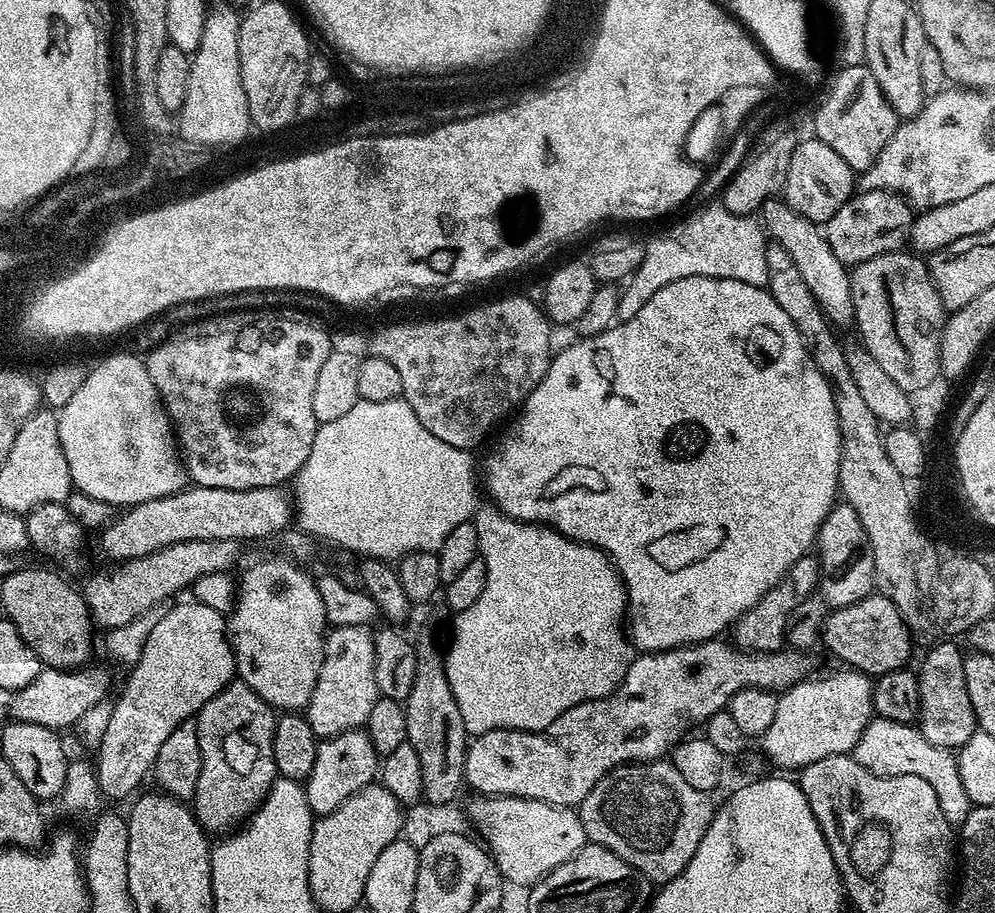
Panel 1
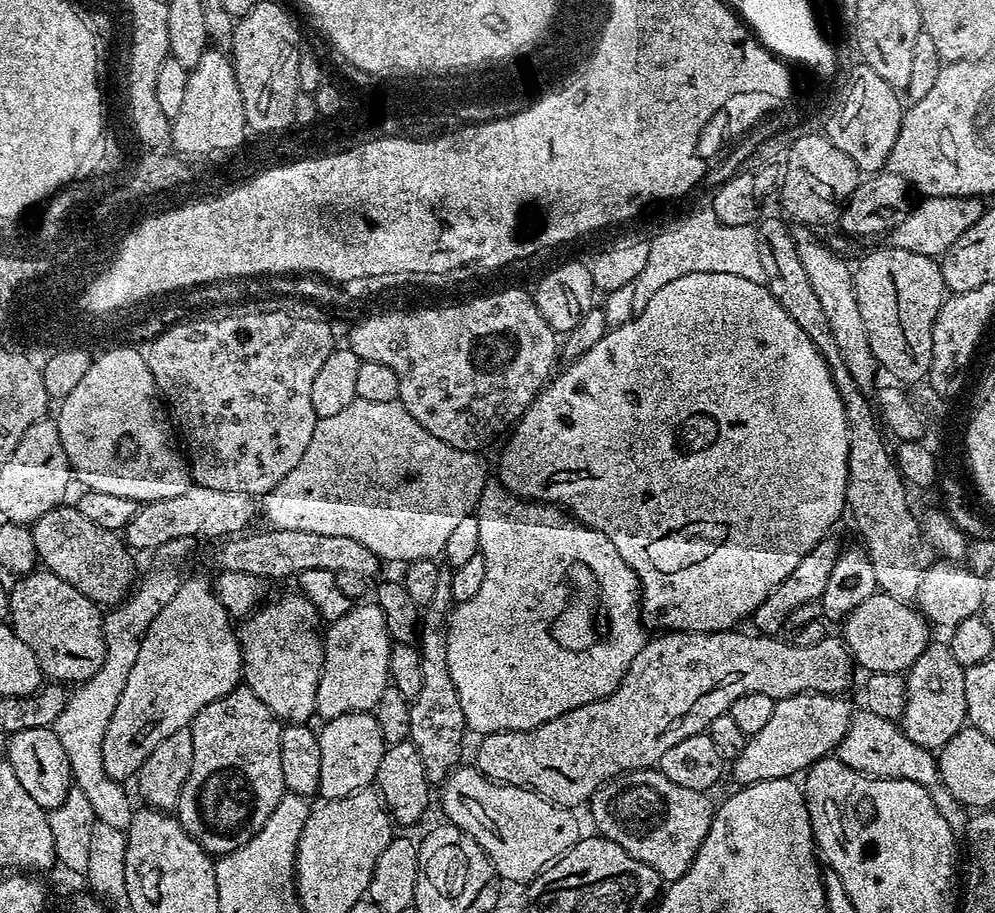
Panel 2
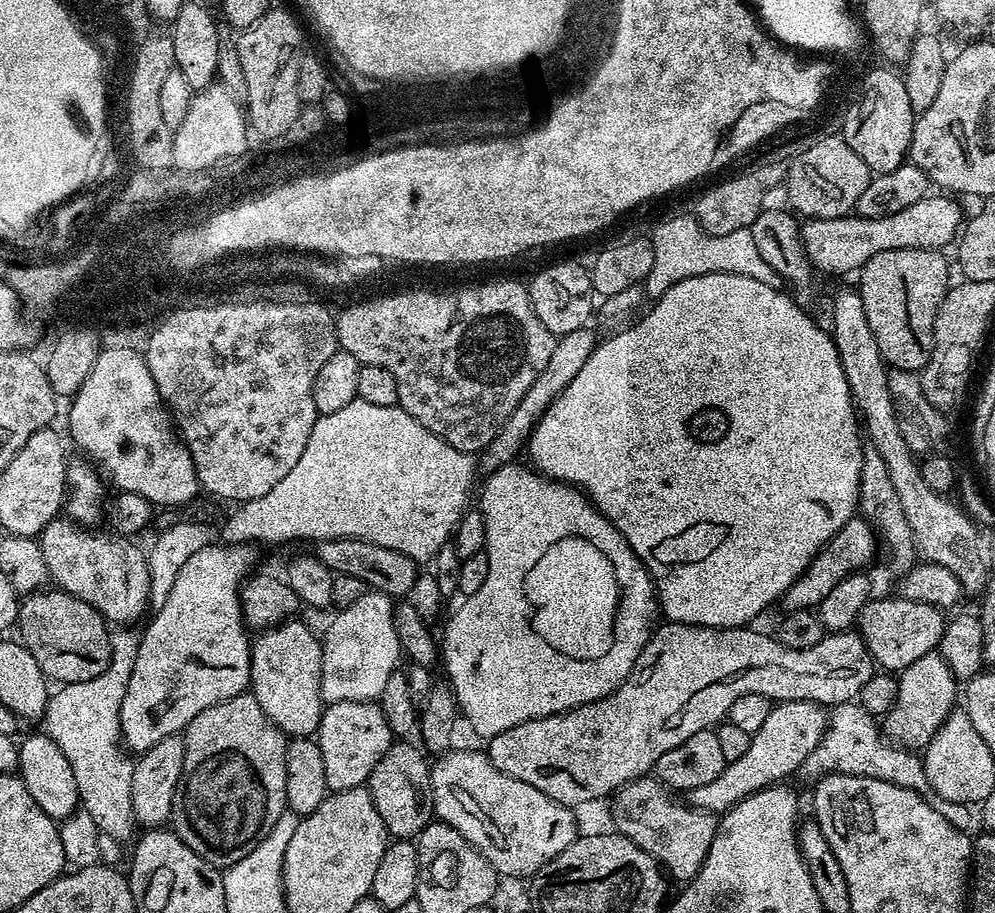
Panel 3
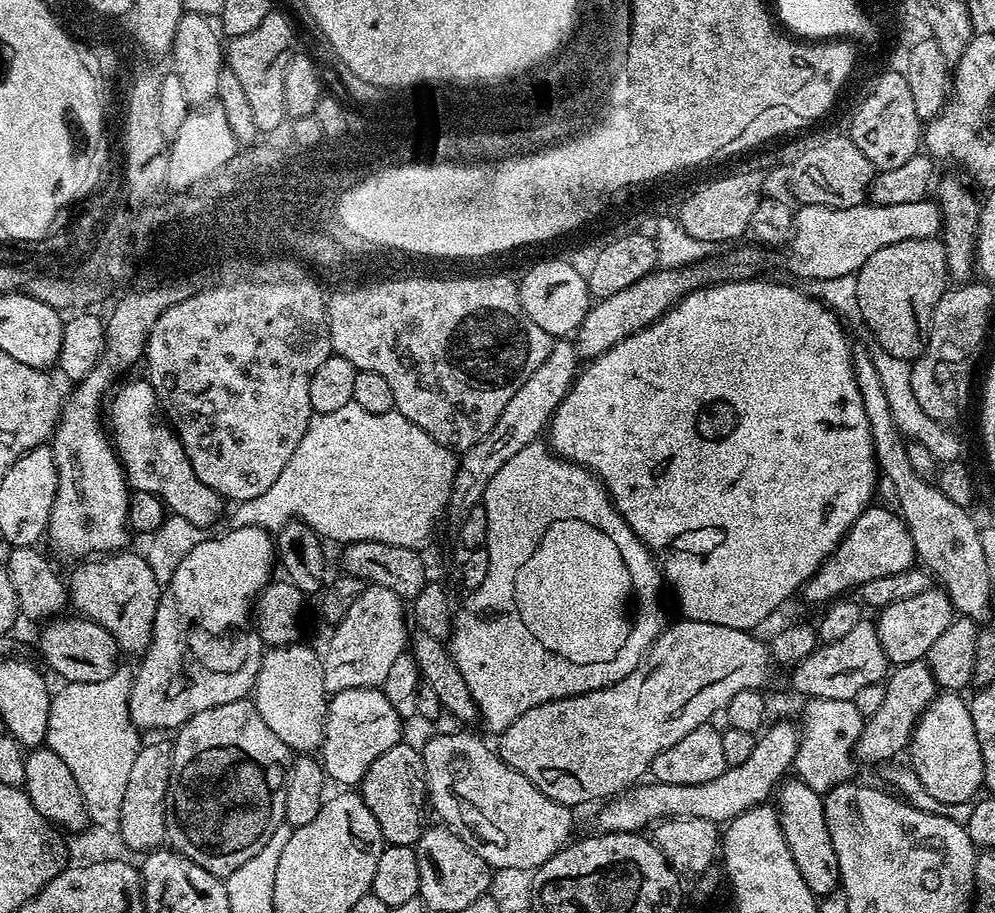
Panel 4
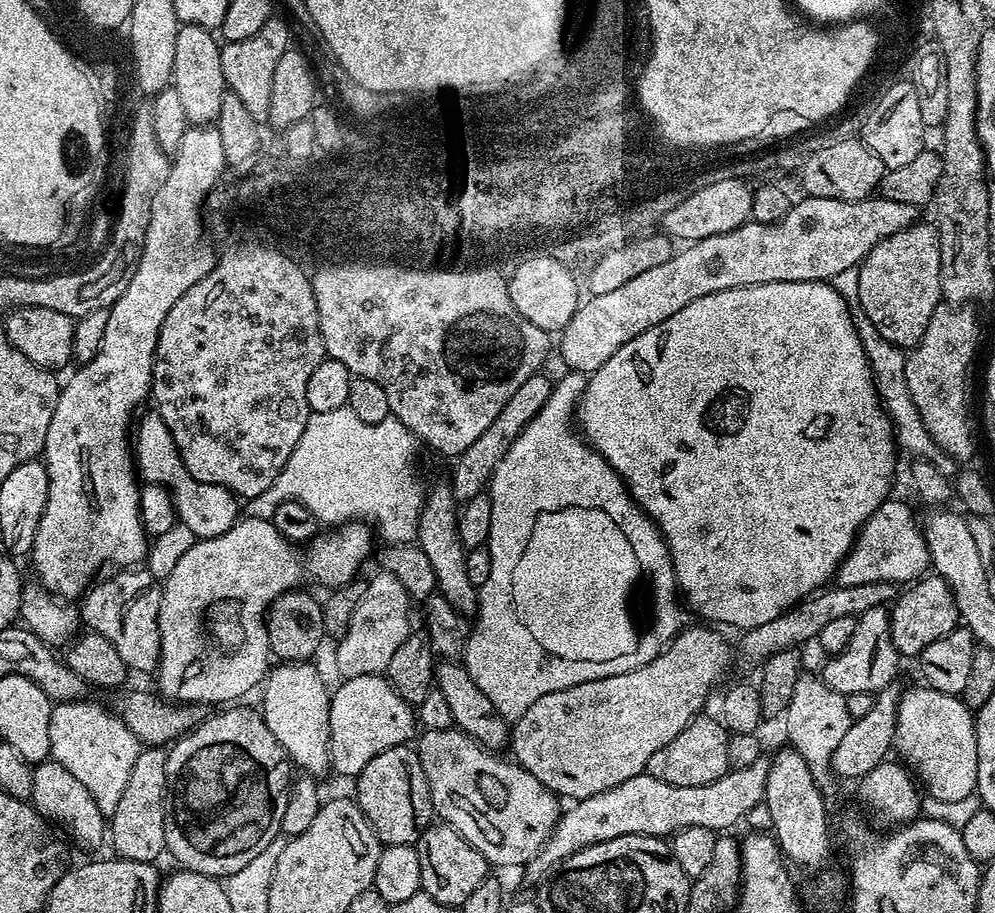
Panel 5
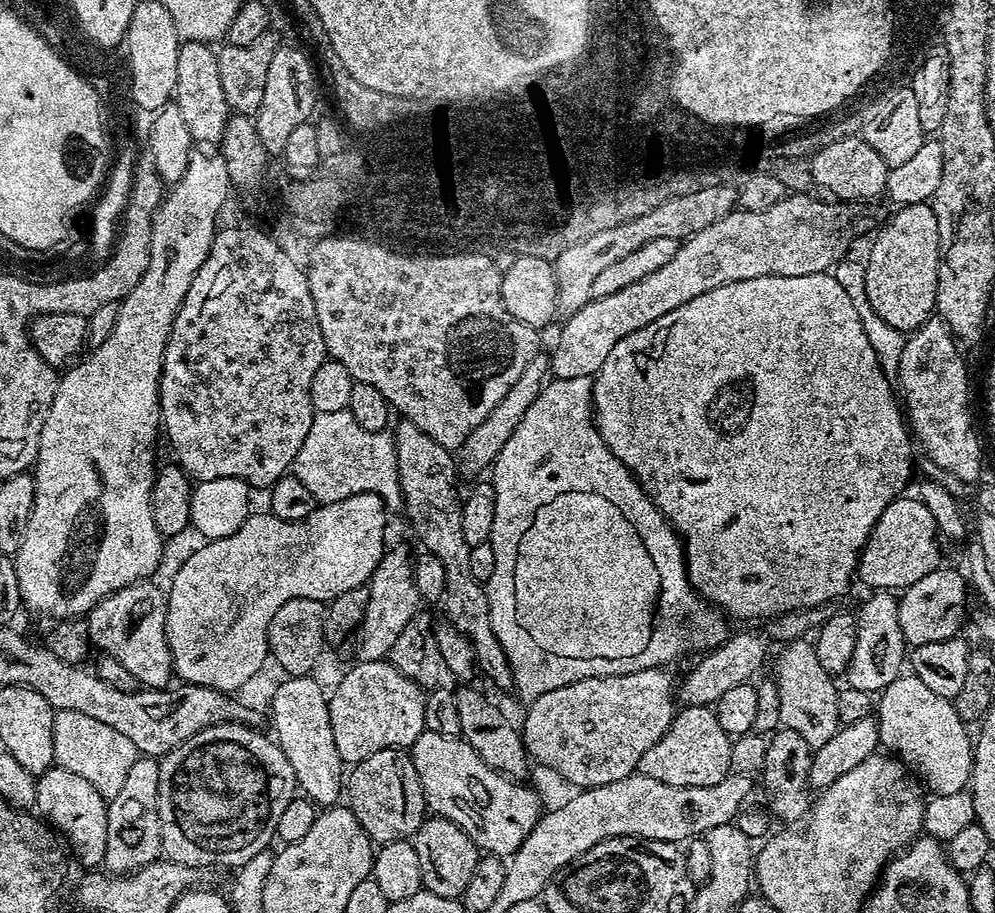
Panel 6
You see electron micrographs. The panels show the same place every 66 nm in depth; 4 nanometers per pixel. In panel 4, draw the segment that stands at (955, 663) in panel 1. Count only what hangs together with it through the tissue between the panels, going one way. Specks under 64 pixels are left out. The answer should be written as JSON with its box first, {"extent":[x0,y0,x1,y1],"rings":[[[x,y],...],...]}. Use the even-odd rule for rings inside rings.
{"extent":[856,659,938,765],"rings":[[[927,659],[897,664],[891,669],[890,675],[884,684],[886,702],[882,702],[874,715],[864,721],[864,729],[856,743],[856,752],[864,755],[872,764],[883,765],[892,762],[900,751],[907,749],[912,742],[912,731],[920,721],[920,715],[930,702],[938,695],[938,685],[934,674],[930,670]]]}

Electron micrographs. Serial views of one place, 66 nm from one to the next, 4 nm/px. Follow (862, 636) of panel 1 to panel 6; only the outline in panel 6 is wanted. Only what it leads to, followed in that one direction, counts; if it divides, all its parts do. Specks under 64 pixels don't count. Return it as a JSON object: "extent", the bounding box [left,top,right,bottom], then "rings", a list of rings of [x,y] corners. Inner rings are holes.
{"extent":[898,566,969,648],"rings":[[[947,566],[930,570],[926,578],[918,578],[914,586],[903,589],[898,596],[898,622],[902,626],[905,645],[917,648],[926,646],[926,642],[942,642],[957,635],[964,624],[964,615],[968,612],[967,591],[969,589],[965,577],[960,577],[954,569]]]}

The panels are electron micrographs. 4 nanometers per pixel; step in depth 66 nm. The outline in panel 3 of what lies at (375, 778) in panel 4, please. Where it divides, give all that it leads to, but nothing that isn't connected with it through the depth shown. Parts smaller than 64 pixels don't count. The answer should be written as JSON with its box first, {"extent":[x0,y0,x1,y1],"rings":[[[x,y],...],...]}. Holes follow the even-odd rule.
{"extent":[366,742,434,840],"rings":[[[393,742],[386,754],[382,754],[378,766],[374,766],[366,785],[389,837],[397,840],[412,840],[419,836],[420,831],[434,816],[432,770],[430,760],[427,760],[429,757],[420,748],[421,753],[414,745],[408,743],[412,742]]]}

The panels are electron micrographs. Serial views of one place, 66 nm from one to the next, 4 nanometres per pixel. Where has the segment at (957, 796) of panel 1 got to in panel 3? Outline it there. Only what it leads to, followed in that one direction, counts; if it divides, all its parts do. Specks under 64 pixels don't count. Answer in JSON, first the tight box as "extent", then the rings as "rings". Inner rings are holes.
{"extent":[802,702,974,830],"rings":[[[859,702],[838,704],[831,709],[828,729],[824,731],[824,737],[820,739],[818,746],[810,750],[802,772],[803,775],[808,775],[809,781],[812,782],[828,773],[880,779],[882,782],[893,783],[894,786],[917,792],[934,810],[938,810],[951,826],[968,830],[972,820],[974,824],[973,809],[966,804],[950,802],[933,790],[930,786],[930,778],[926,778],[923,759],[915,751],[891,743],[884,735],[877,717],[871,716]]]}

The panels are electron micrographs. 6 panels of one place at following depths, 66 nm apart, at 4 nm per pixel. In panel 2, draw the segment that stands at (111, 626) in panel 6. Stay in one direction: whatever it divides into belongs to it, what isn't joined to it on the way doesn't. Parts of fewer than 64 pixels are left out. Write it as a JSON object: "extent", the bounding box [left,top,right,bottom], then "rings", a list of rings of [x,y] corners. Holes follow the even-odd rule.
{"extent":[30,506,138,606],"rings":[[[74,506],[46,510],[46,514],[42,514],[42,518],[30,527],[34,534],[37,561],[47,571],[74,586],[96,605],[116,606],[128,600],[138,580],[137,557],[126,547],[121,533],[94,526],[94,522],[90,522],[90,518],[82,518]]]}

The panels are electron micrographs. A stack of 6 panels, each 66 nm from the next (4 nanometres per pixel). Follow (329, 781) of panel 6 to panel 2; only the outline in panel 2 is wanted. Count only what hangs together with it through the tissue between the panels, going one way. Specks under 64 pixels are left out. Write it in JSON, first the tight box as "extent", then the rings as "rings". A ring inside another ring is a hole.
{"extent":[238,594,324,724],"rings":[[[299,594],[280,596],[277,600],[269,599],[239,625],[238,639],[240,657],[244,663],[242,680],[247,688],[258,694],[258,698],[262,698],[262,702],[266,702],[268,709],[281,721],[288,724],[308,724],[316,716],[318,682],[324,665],[322,621],[311,602]]]}

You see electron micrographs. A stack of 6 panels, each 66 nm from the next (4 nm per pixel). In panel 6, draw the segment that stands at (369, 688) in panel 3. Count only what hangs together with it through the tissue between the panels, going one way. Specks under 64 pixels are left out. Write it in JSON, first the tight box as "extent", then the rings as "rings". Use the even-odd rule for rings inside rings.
{"extent":[358,547,422,660],"rings":[[[389,547],[384,556],[378,562],[371,580],[366,587],[368,589],[368,601],[366,602],[366,614],[360,623],[358,633],[358,645],[360,644],[360,660],[382,660],[387,657],[390,646],[394,646],[398,634],[406,630],[410,618],[416,615],[422,601],[412,573],[413,561],[408,560],[408,552],[404,548]]]}

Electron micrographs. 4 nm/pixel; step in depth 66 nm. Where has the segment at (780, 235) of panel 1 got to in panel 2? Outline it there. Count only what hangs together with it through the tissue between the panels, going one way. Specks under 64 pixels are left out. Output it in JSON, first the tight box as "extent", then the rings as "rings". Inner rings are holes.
{"extent":[792,226,878,393],"rings":[[[808,226],[792,228],[794,246],[798,250],[798,259],[806,269],[806,278],[810,278],[810,287],[821,304],[826,319],[830,321],[830,330],[834,333],[834,342],[838,342],[838,351],[842,354],[842,362],[846,362],[846,370],[850,370],[850,378],[858,382],[865,393],[871,393],[877,387],[876,372],[878,365],[874,358],[874,350],[870,350],[870,334],[866,334],[866,326],[862,322],[862,314],[858,310],[858,294],[852,281],[853,265],[847,264],[836,252],[831,252]]]}

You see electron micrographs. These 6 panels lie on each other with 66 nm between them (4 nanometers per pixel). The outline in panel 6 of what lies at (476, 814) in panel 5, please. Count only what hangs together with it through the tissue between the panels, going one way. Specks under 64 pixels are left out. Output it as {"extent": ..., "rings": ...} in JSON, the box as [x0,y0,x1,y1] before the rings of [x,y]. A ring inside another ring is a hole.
{"extent":[410,730,542,858],"rings":[[[426,730],[412,743],[410,755],[422,782],[425,805],[435,815],[457,824],[485,853],[510,858],[539,822],[542,815],[539,794],[527,788],[527,783],[517,782],[486,766],[460,736]]]}

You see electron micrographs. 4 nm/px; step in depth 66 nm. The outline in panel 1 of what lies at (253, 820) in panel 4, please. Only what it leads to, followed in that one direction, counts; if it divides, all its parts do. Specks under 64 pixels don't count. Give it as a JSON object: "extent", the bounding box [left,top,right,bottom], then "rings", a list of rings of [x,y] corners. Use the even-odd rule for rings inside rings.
{"extent":[190,678,277,833],"rings":[[[239,678],[214,694],[214,698],[210,698],[210,702],[206,702],[206,706],[196,713],[194,719],[202,754],[202,770],[190,797],[190,807],[205,833],[231,833],[260,809],[261,802],[277,783],[274,762],[276,717],[272,705]]]}

